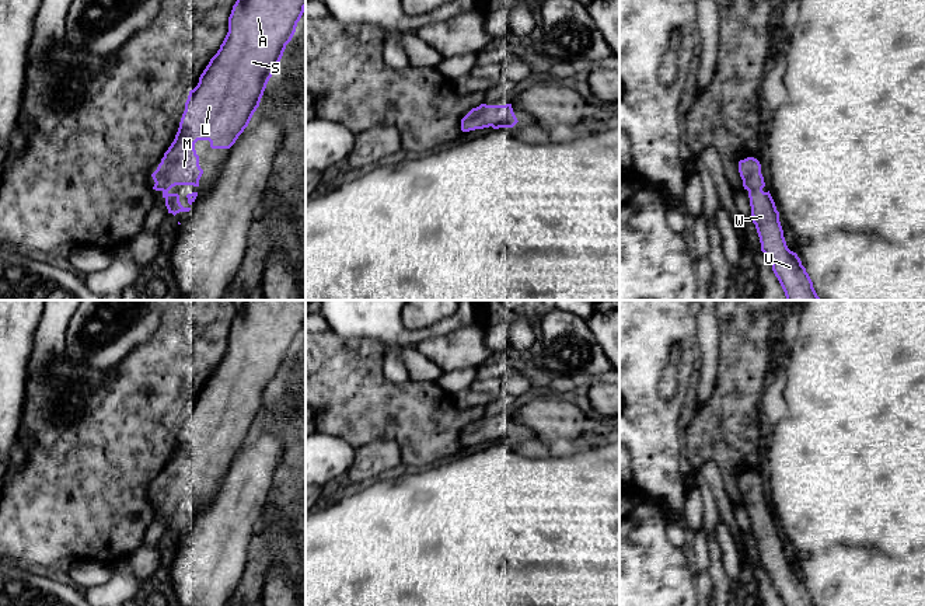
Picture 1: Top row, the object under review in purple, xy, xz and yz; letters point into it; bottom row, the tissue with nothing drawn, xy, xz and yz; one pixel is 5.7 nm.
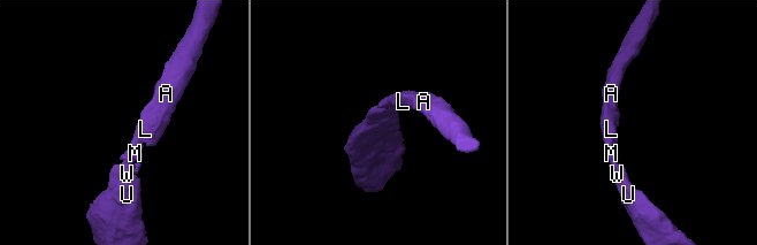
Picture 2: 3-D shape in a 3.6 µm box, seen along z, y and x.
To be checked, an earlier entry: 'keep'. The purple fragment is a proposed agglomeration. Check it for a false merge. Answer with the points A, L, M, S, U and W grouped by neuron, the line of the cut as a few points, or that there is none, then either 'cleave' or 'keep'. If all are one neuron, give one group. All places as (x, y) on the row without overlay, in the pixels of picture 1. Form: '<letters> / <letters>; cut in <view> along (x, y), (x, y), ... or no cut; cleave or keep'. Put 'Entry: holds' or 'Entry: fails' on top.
Entry: holds
A L M S U W; no cut; keep

